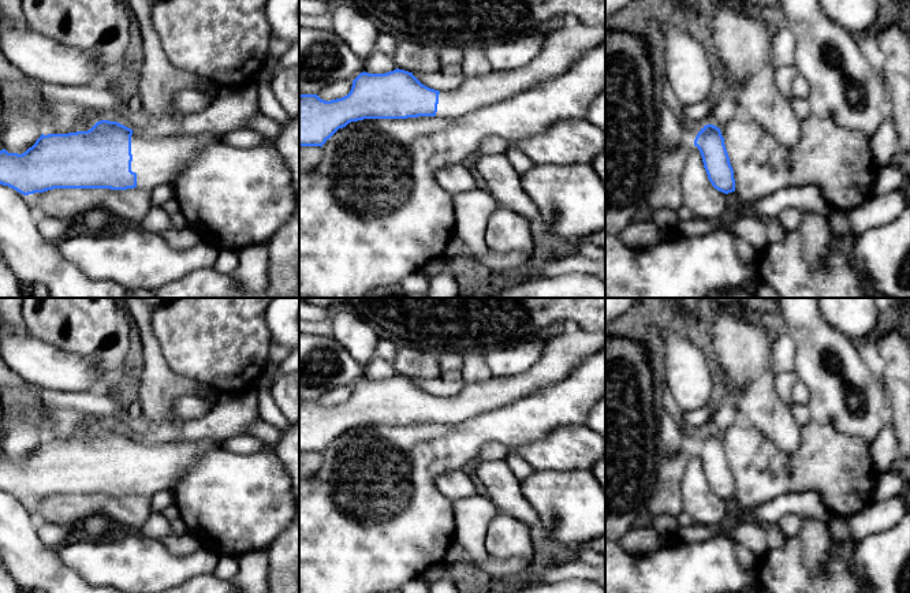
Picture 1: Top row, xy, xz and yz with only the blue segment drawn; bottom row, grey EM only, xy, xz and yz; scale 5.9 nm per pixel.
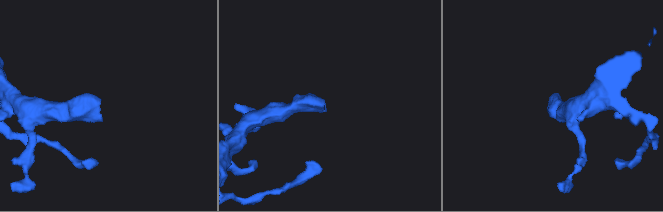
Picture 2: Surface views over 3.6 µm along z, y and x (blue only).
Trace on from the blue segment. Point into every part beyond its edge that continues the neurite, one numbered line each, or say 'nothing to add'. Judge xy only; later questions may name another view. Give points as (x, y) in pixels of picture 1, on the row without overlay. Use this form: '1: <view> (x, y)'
1: xy (157, 466)

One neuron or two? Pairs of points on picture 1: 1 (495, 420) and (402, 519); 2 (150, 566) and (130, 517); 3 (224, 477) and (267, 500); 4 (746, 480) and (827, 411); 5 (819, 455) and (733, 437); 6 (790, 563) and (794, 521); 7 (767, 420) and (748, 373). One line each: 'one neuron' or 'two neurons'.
1: one neuron
2: two neurons
3: one neuron
4: two neurons
5: one neuron
6: two neurons
7: one neuron

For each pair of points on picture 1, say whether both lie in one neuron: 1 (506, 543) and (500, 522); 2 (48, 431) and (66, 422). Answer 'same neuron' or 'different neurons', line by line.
1: same neuron
2: same neuron

